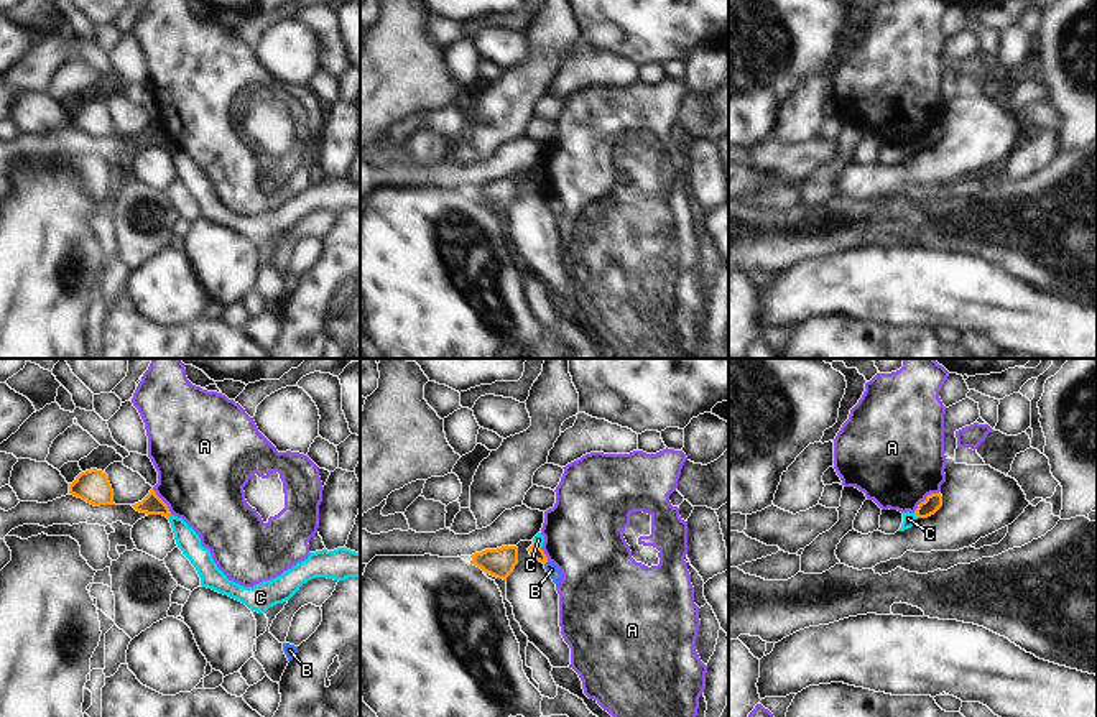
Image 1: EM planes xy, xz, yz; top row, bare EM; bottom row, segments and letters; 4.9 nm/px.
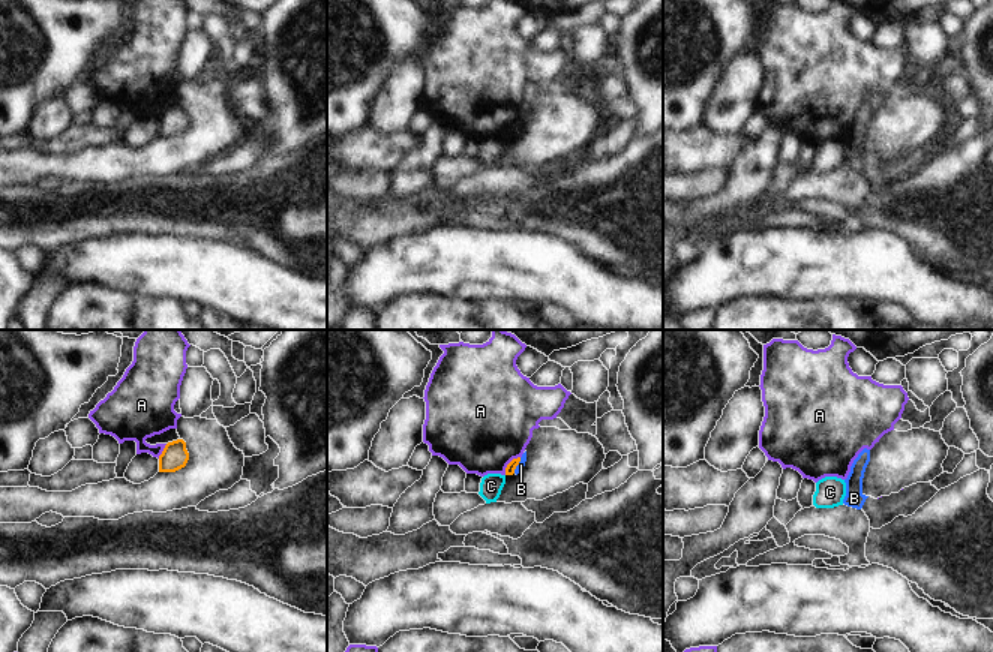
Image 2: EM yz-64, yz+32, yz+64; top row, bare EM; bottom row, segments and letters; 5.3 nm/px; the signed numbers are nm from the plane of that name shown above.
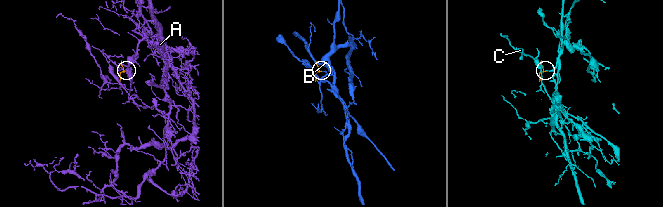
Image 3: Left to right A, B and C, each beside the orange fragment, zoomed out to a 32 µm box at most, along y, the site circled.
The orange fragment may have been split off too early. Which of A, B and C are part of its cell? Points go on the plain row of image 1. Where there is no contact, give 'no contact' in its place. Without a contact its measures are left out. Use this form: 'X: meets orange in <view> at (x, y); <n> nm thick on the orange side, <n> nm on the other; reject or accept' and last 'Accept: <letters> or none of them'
A: meets orange in yz at (926, 130); 90 nm thick on the orange side, 460 nm on the other; reject
B: no contact; reject
C: meets orange in yz at (916, 147); 90 nm thick on the orange side, 60 nm on the other; reject
Accept: none of them

